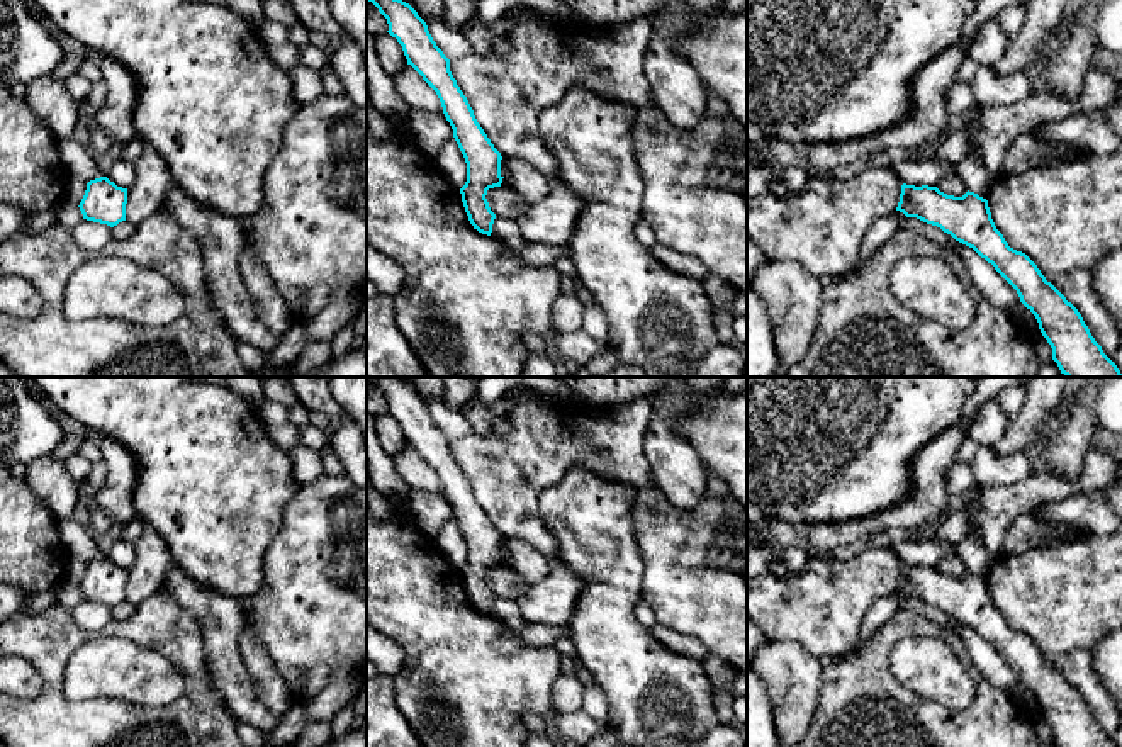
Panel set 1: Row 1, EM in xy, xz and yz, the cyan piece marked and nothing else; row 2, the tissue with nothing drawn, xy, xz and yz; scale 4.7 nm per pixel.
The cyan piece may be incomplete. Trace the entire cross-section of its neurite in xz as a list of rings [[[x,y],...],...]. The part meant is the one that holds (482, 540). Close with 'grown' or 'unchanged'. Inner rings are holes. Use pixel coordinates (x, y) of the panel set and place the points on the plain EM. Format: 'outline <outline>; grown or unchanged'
outline [[[367,377],[387,399],[389,414],[402,426],[407,445],[436,472],[453,518],[467,543],[467,562],[460,569],[470,604],[491,616],[496,594],[485,579],[487,570],[501,567],[501,533],[494,528],[450,452],[450,440],[433,421],[426,402],[396,377]]]; unchanged

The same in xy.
outline [[[107,557],[90,560],[80,582],[83,599],[110,608],[126,601],[127,569],[117,567]]]; unchanged

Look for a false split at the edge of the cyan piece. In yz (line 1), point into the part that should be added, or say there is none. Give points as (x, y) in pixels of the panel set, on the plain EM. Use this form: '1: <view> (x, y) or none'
1: none

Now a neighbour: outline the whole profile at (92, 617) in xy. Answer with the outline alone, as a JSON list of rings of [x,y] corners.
[[[87,599],[73,608],[71,615],[75,621],[92,635],[98,635],[100,630],[114,620],[110,606]]]

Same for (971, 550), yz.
[[[969,530],[968,535],[956,545],[956,550],[969,572],[988,579],[993,560],[986,553],[979,531]]]

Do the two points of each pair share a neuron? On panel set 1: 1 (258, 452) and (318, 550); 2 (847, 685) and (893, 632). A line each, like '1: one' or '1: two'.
1: two
2: one

